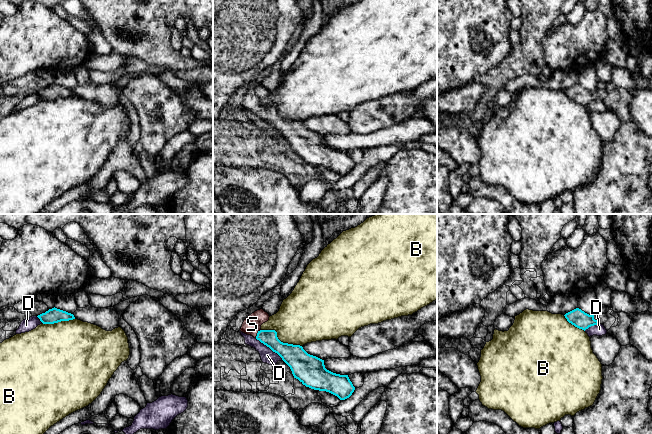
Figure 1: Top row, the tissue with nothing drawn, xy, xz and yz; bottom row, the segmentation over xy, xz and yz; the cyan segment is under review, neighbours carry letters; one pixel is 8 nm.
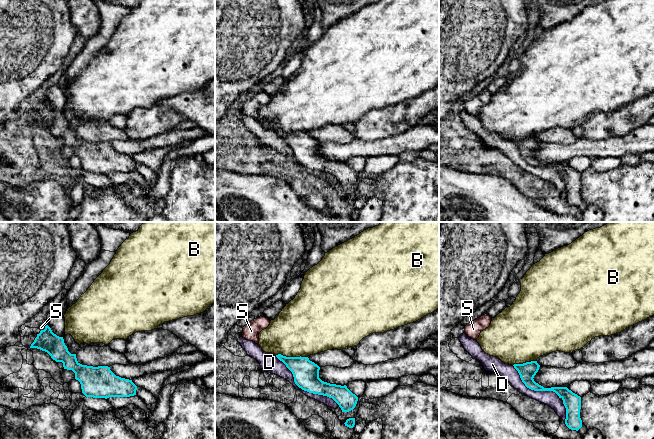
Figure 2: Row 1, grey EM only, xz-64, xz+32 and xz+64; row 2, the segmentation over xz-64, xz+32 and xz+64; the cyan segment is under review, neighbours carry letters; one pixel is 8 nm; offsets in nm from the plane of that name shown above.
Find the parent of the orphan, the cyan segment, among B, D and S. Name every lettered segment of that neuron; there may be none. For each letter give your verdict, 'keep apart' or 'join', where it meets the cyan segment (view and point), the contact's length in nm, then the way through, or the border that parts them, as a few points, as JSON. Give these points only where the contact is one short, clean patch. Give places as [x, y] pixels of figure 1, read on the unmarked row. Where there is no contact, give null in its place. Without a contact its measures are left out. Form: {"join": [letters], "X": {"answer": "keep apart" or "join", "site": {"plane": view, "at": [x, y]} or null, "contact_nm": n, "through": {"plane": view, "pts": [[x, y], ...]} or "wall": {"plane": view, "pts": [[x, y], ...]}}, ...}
{"join": ["S"], "B": {"answer": "keep apart", "site": {"plane": "xz", "at": [278, 115]}, "contact_nm": 360, "wall": {"plane": "xz", "pts": [[261, 105], [273, 105], [281, 117], [301, 122]]}}, "D": {"answer": "keep apart", "site": {"plane": "xz", "at": [269, 123]}, "contact_nm": 300}, "S": {"answer": "join", "site": {"plane": "xz", "at": [257, 109]}, "contact_nm": 80, "through": {"plane": "xz", "pts": [[269, 114], [257, 109], [252, 100]]}}}

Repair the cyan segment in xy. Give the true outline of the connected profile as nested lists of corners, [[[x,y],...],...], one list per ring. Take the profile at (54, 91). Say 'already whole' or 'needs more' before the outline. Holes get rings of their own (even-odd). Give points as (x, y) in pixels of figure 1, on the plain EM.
already whole | [[[52,84],[37,92],[43,100],[54,100],[61,97],[69,97],[75,95],[74,91],[66,87]]]

